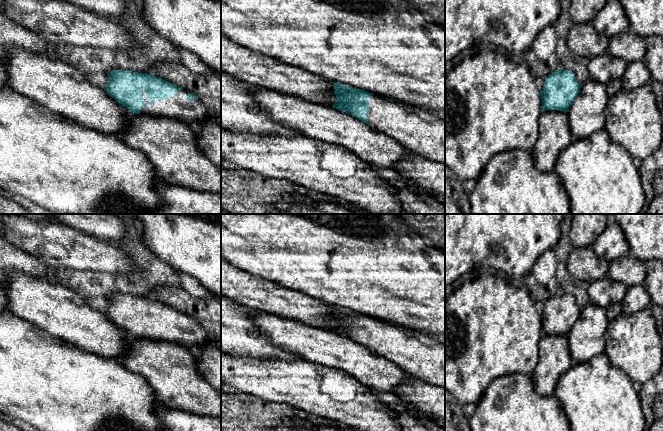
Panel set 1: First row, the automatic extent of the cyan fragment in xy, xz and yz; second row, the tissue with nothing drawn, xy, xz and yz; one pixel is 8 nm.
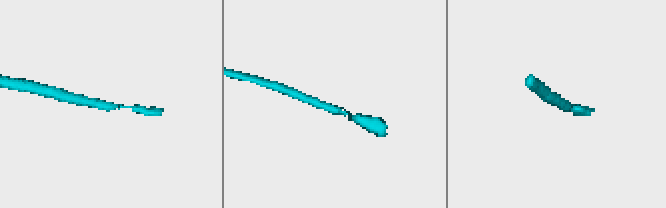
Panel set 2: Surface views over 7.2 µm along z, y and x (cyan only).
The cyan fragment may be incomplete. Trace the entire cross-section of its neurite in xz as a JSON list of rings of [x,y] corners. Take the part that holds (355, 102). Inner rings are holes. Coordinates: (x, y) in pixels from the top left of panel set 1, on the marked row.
[[[334,83],[337,97],[332,107],[352,115],[372,128],[390,136],[411,153],[445,164],[445,121],[425,109],[379,97],[364,89]]]

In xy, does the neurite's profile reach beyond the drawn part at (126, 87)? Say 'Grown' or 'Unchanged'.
Grown

